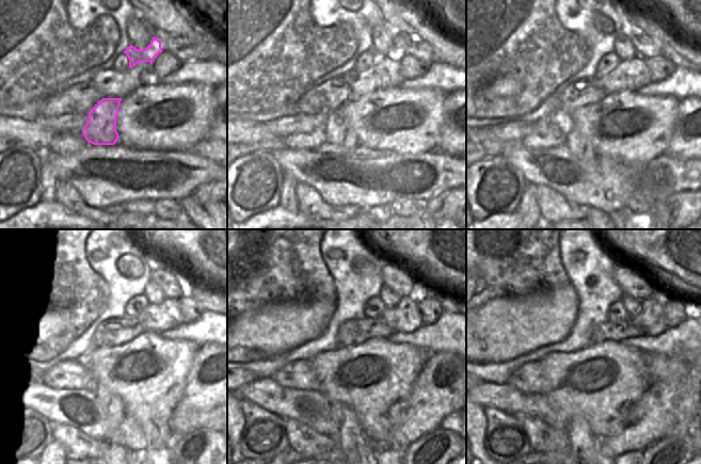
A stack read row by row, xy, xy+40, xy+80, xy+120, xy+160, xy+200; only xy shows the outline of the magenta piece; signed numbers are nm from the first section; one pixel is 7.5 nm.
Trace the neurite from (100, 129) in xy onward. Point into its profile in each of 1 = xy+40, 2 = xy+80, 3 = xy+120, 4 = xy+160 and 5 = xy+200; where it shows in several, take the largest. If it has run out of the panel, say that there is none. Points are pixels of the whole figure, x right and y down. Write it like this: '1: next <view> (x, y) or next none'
1: next xy+40 (336, 127)
2: next xy+80 (579, 145)
3: next xy+120 (112, 404)
4: next xy+160 (353, 446)
5: next xy+200 (589, 446)

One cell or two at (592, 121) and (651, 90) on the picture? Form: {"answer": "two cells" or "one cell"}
{"answer": "two cells"}

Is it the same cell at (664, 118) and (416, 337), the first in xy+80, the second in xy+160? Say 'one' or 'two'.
two

